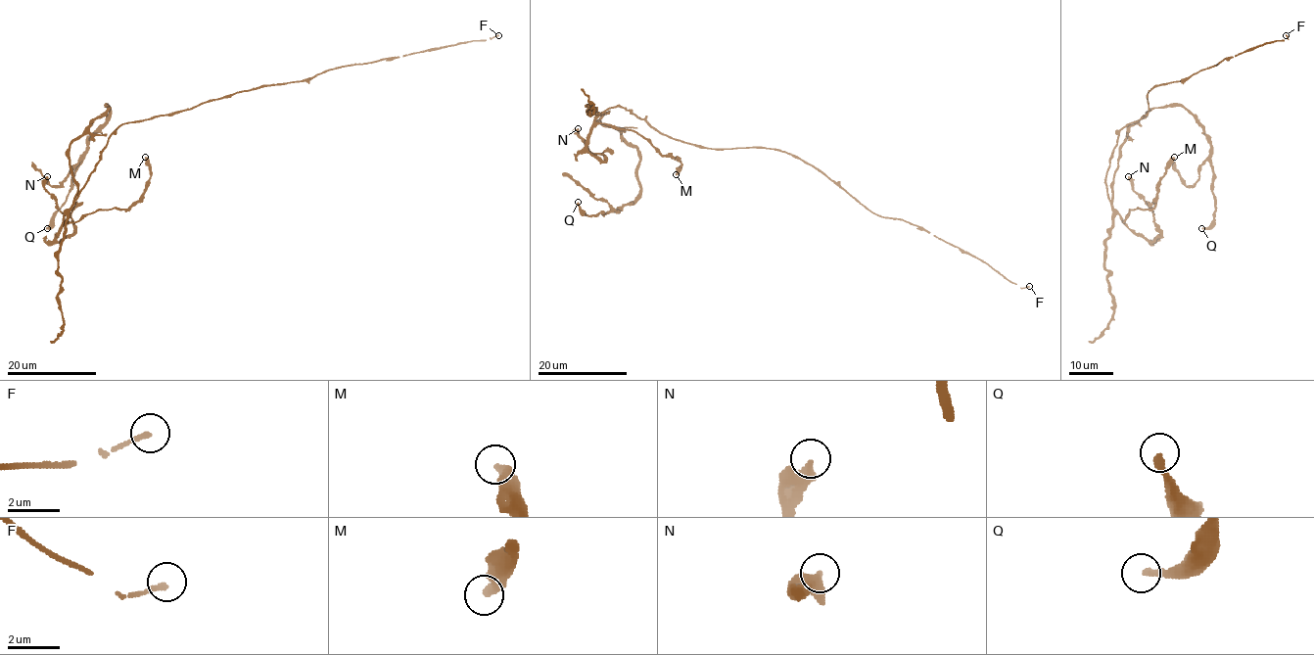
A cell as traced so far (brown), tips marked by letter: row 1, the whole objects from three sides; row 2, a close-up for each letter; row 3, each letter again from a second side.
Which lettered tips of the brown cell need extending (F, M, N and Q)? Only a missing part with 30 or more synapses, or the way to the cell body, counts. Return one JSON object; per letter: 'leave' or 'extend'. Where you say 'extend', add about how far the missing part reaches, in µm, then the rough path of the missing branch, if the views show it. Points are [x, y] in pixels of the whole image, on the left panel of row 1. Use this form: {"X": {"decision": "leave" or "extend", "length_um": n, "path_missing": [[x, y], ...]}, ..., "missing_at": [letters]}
{"F": {"decision": "extend", "length_um": 140}, "M": {"decision": "leave"}, "N": {"decision": "leave"}, "Q": {"decision": "leave"}, "missing_at": ["F"]}

